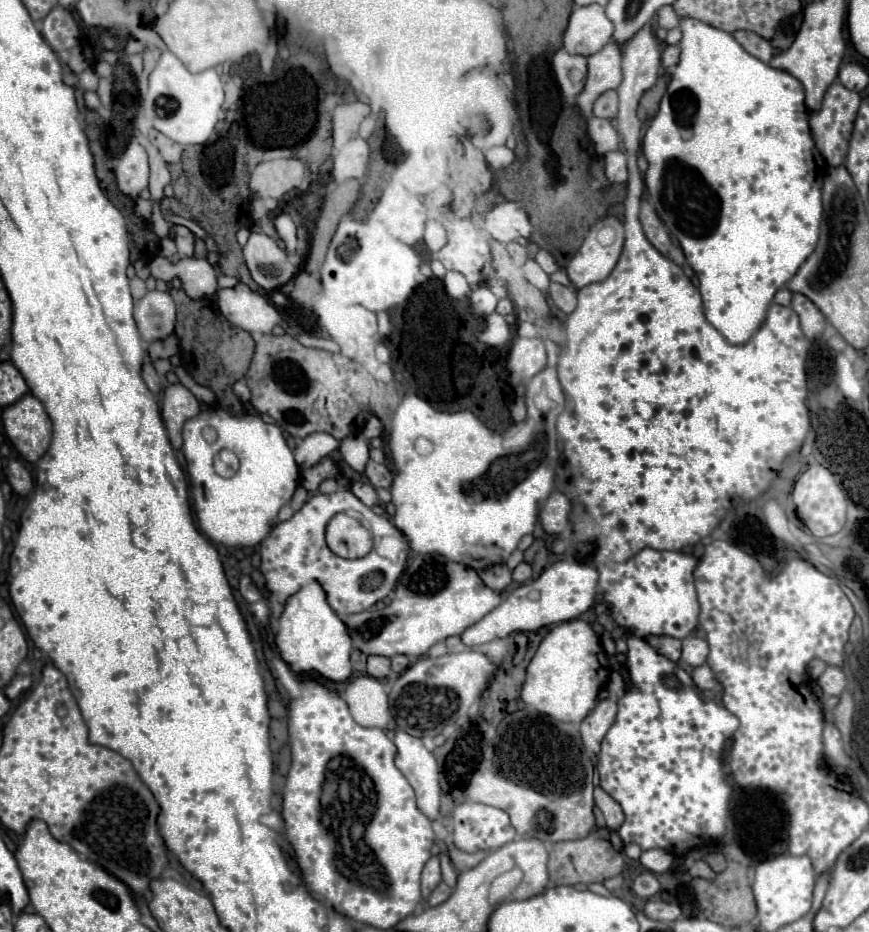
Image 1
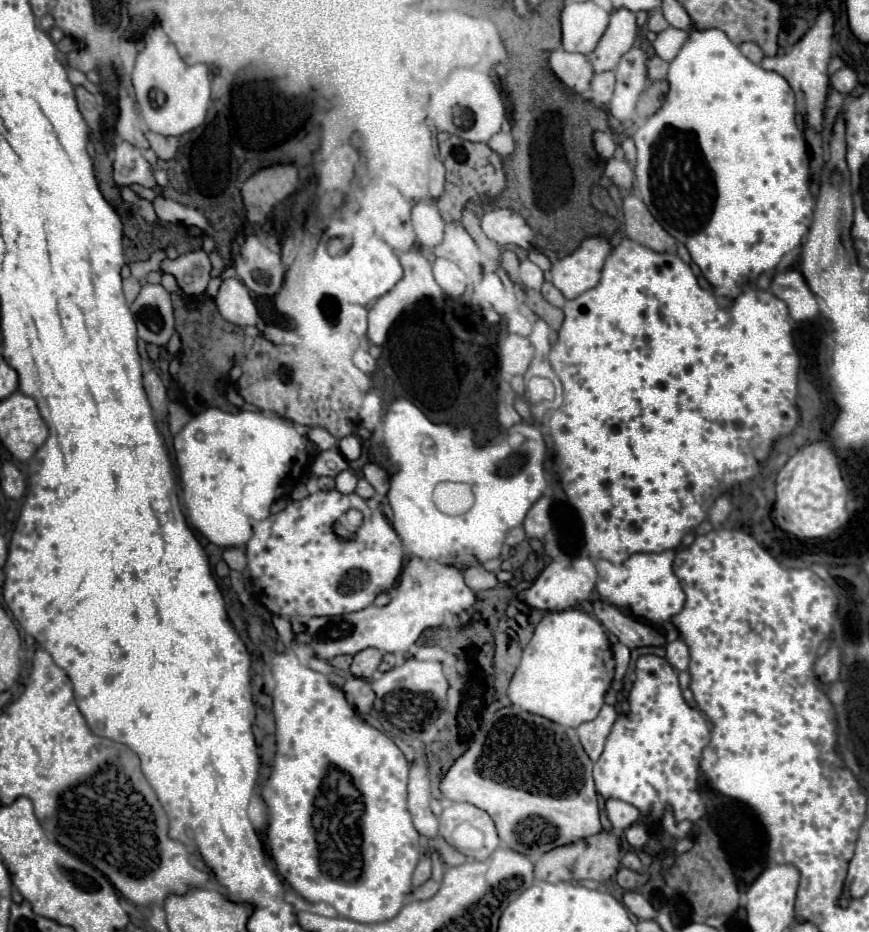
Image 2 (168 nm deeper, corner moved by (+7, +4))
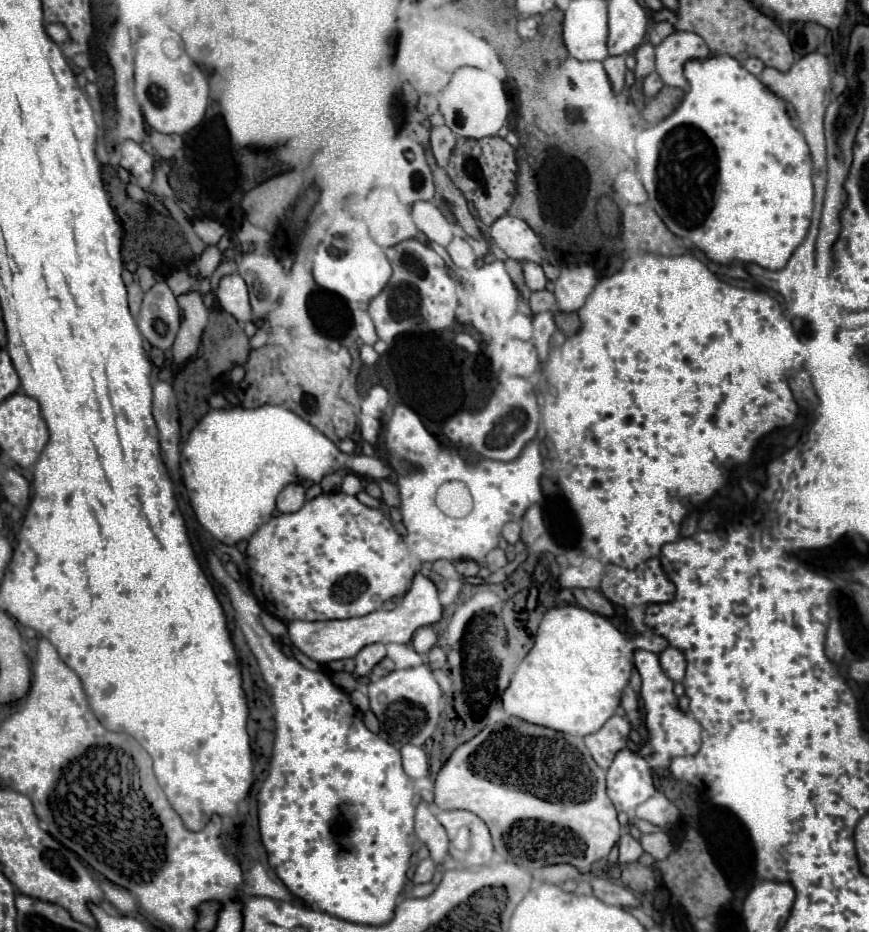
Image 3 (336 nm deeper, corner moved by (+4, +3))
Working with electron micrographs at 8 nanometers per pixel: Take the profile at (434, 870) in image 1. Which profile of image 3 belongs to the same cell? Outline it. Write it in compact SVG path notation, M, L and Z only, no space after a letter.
M431 858L421 860L421 862L417 864L417 868L415 868L413 884L425 884L425 882L431 882L433 872L435 872L435 862L431 862Z

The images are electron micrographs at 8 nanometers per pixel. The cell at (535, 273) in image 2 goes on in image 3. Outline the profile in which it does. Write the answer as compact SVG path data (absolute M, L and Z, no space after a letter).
M523 262L523 274L525 274L525 284L529 286L529 290L543 290L547 284L545 272L537 262Z

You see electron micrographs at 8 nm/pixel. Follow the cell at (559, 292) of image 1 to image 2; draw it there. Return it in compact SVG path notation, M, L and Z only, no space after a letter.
M544 283L542 285L542 289L540 289L540 293L544 295L544 299L548 301L548 303L552 303L554 307L562 307L564 303L566 303L566 299L564 299L564 295L552 285L552 283Z

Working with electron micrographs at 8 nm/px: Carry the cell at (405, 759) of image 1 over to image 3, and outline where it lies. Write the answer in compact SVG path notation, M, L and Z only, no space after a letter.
M425 802L417 804L415 832L417 832L417 838L429 848L433 862L435 864L443 862L443 858L447 856L447 848L449 848L447 834L443 830L441 822L435 818L435 812Z

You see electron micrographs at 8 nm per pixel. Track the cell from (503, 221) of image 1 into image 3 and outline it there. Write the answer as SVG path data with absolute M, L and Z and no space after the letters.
M505 214L491 224L489 234L493 244L509 258L519 262L543 262L543 244L525 220Z

